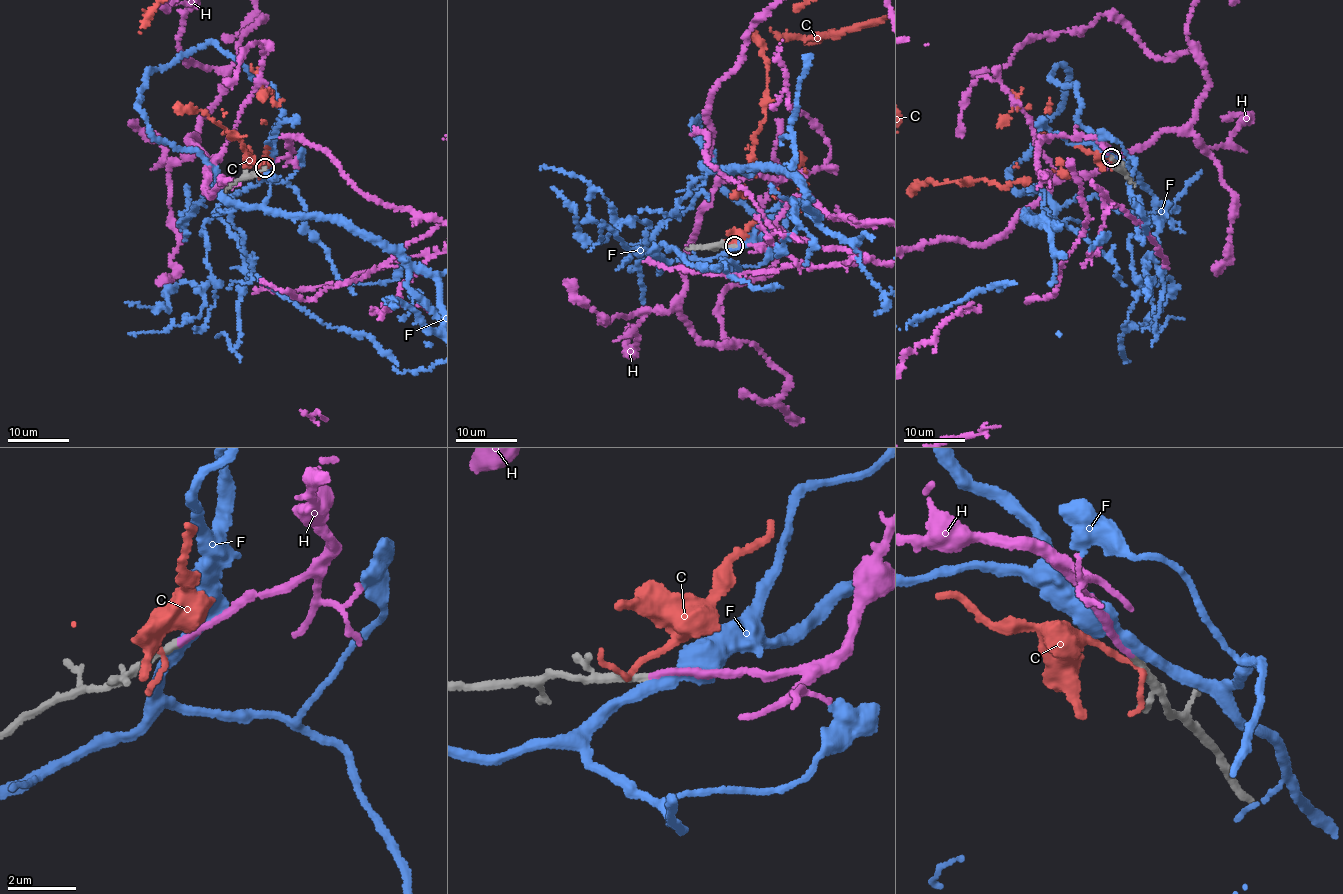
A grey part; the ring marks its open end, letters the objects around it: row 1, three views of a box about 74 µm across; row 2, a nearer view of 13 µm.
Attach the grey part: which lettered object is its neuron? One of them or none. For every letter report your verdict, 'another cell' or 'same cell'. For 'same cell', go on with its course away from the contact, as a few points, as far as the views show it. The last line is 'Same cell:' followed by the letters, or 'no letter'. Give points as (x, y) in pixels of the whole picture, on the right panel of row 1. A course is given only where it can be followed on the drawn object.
C: another cell
F: another cell
H: same cell
Same cell: H

